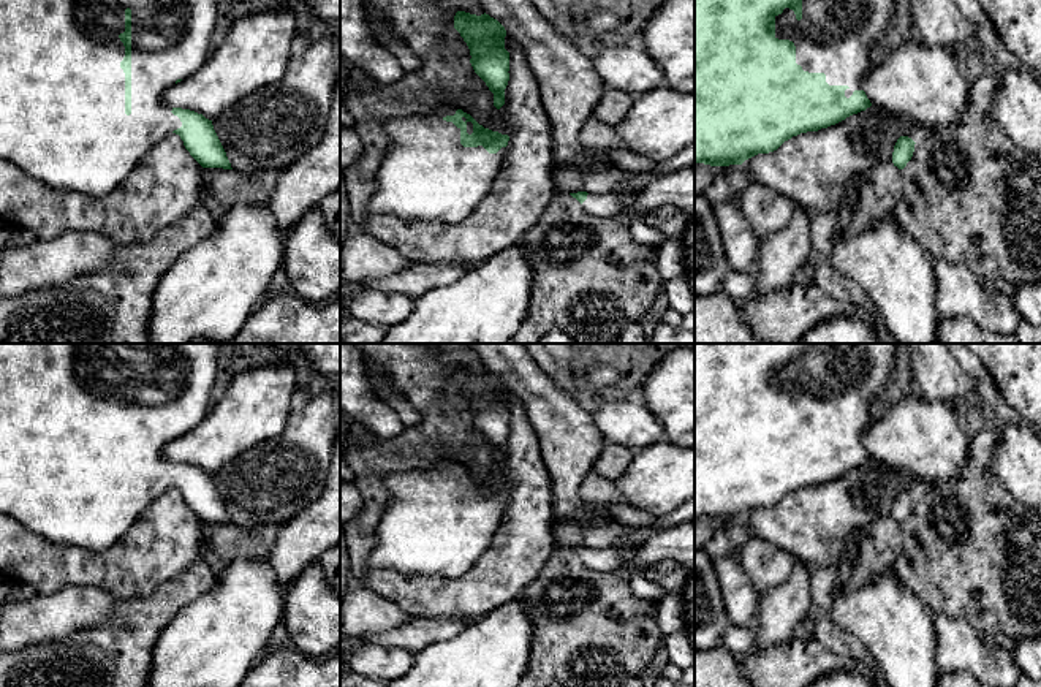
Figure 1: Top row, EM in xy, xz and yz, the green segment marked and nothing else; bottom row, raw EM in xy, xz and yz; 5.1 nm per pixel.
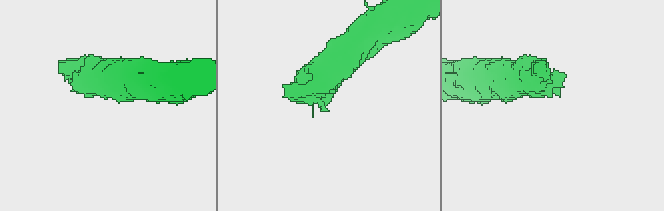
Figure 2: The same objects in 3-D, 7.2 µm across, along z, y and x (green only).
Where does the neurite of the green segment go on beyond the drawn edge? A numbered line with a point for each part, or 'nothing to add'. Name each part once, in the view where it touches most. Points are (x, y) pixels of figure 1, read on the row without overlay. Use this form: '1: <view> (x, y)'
1: xy (62, 447)

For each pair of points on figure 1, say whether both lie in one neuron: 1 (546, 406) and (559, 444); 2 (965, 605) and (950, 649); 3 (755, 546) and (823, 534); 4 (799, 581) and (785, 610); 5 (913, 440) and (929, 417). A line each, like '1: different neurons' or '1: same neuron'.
1: same neuron
2: different neurons
3: different neurons
4: same neuron
5: same neuron

